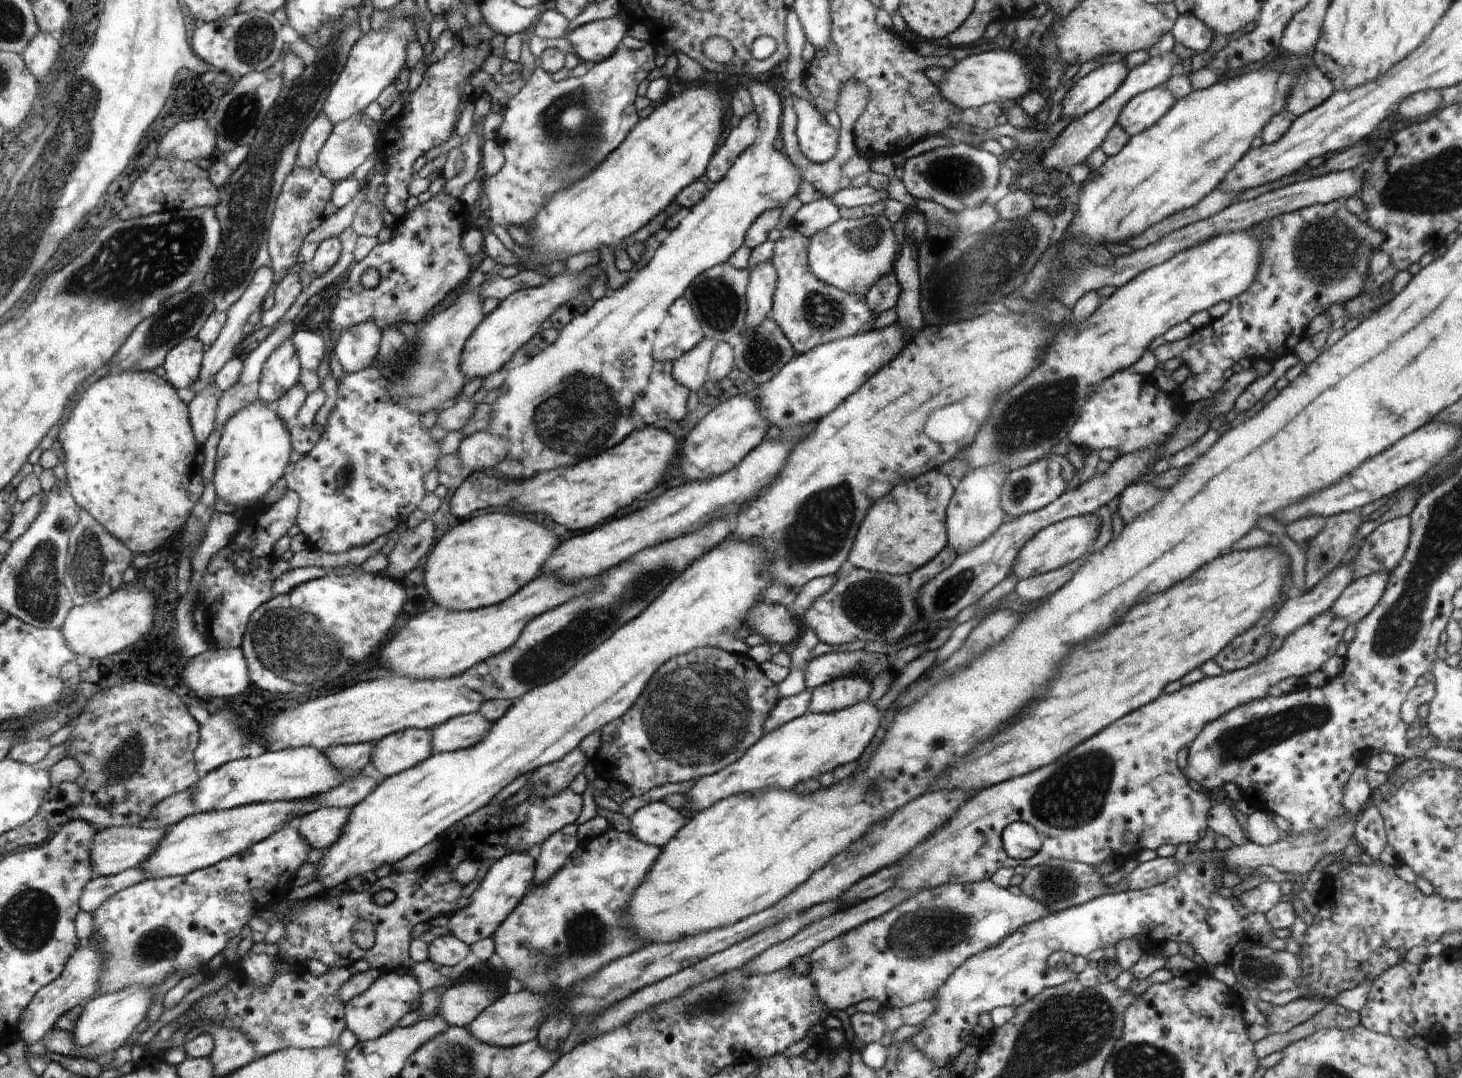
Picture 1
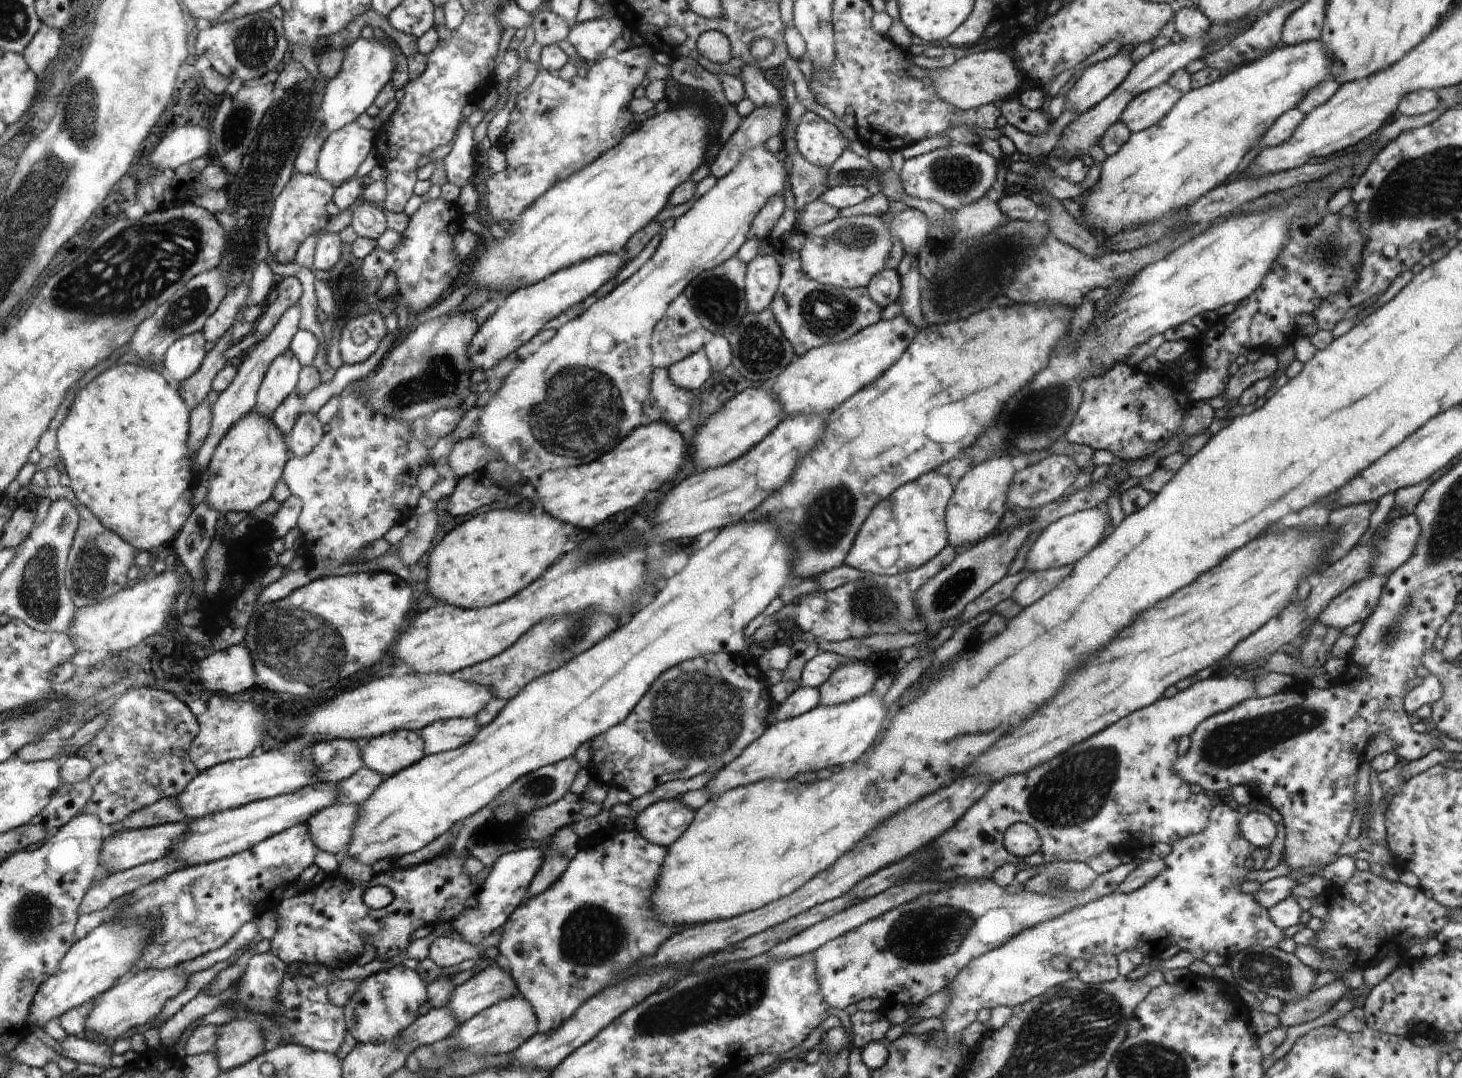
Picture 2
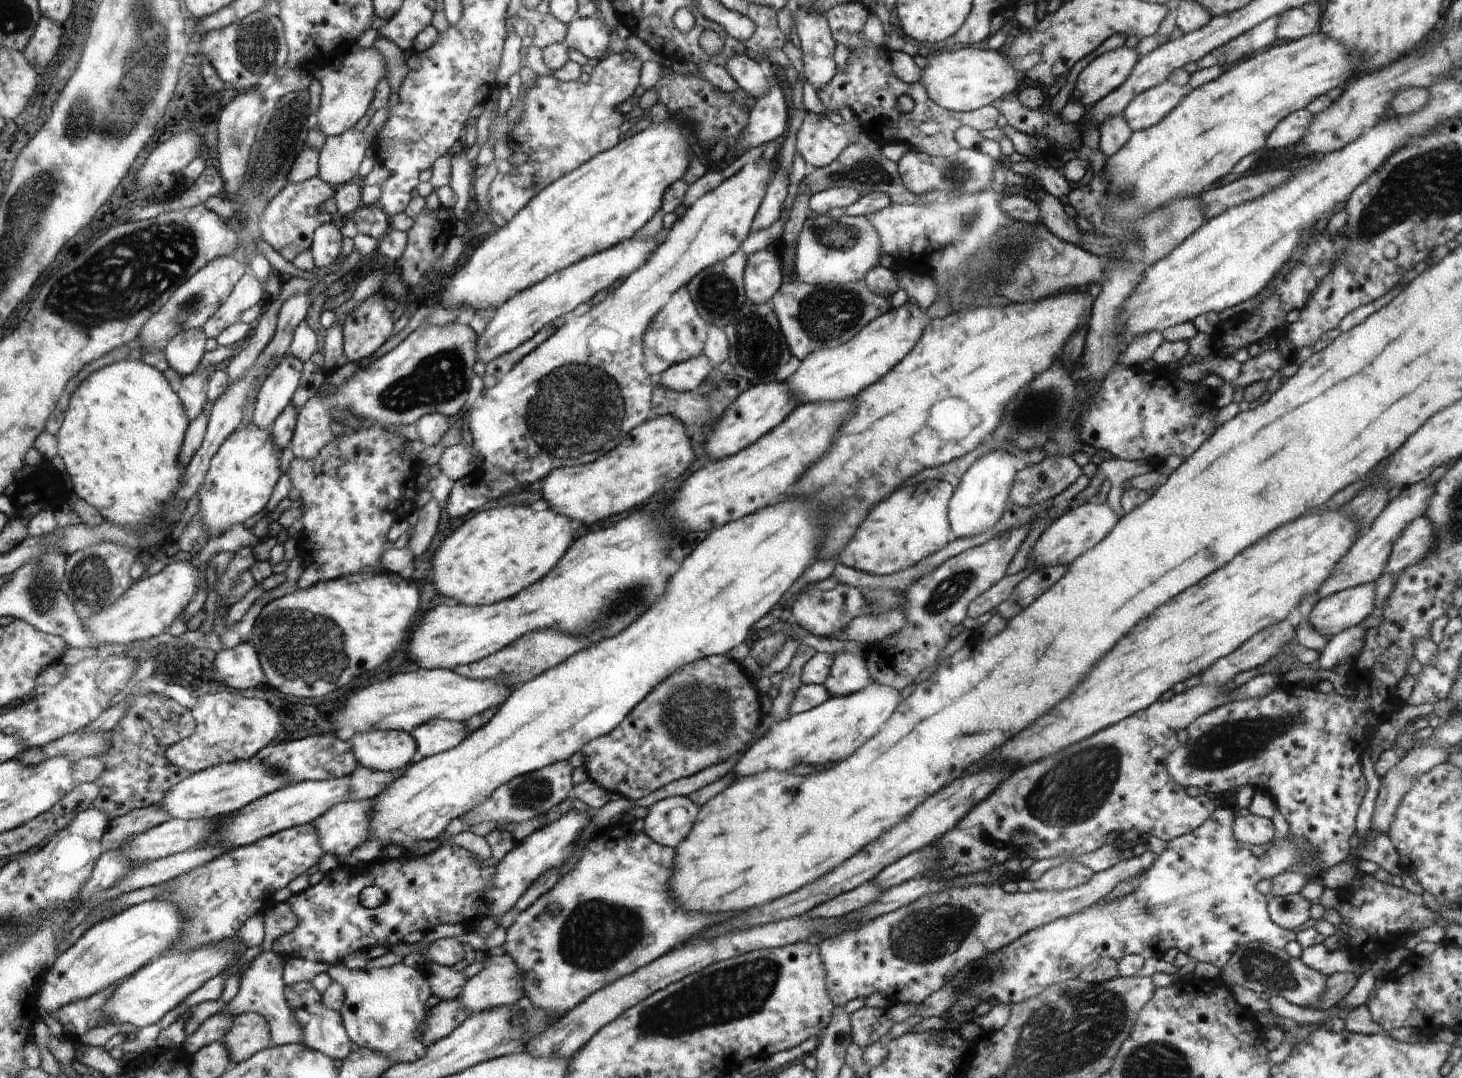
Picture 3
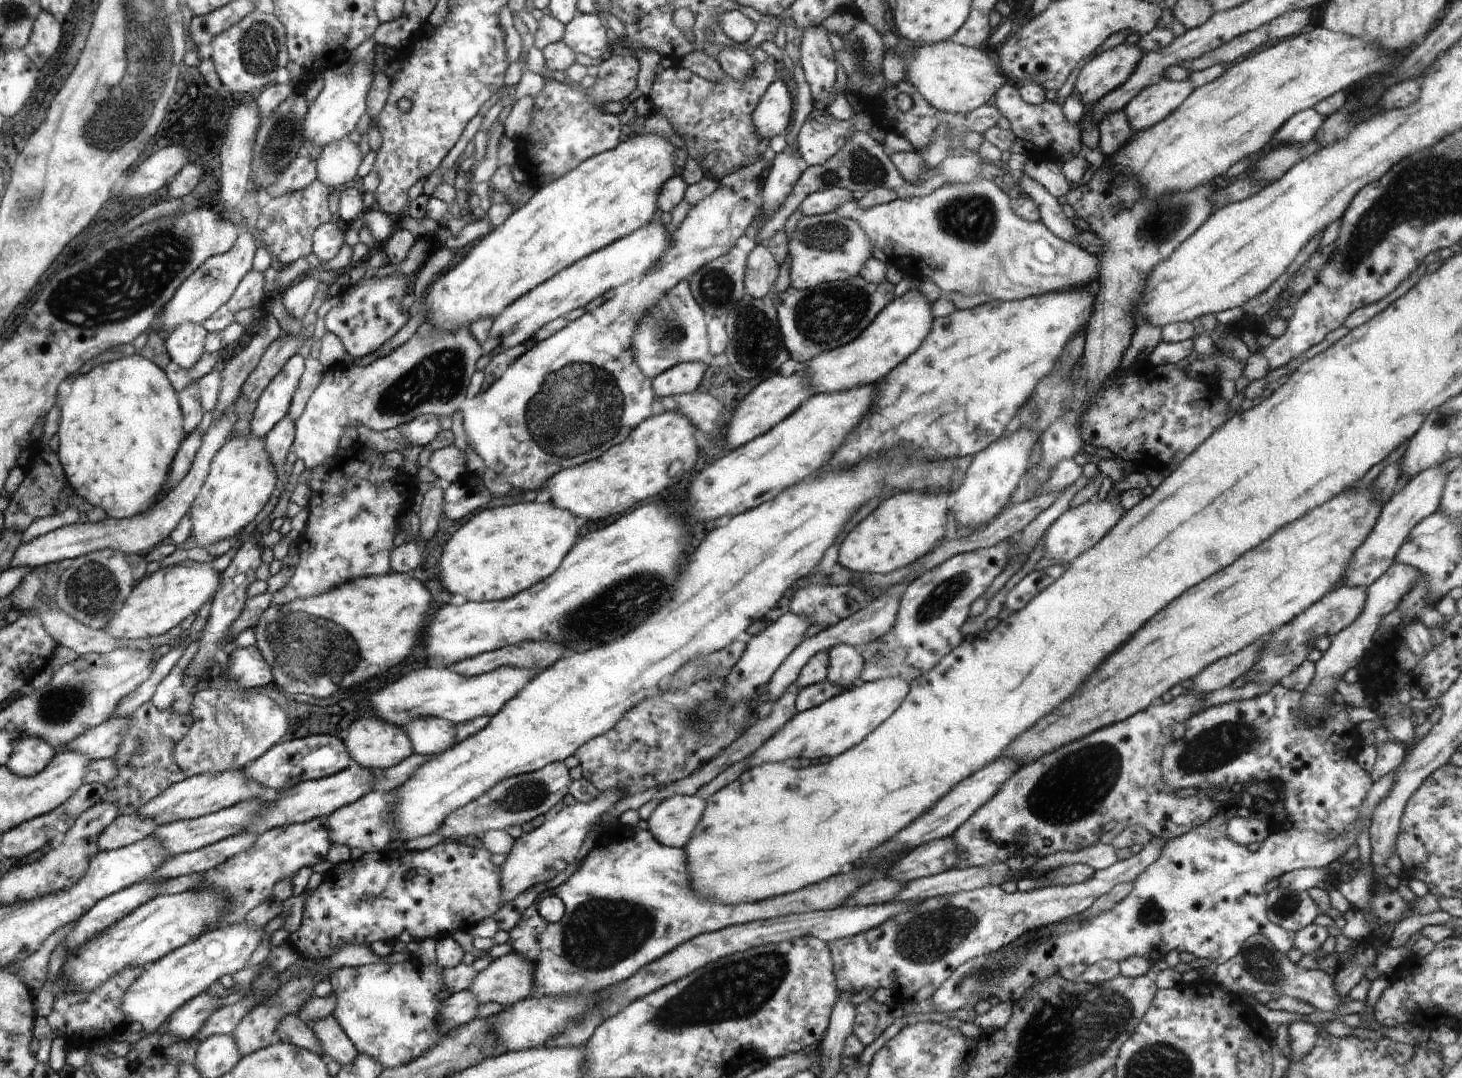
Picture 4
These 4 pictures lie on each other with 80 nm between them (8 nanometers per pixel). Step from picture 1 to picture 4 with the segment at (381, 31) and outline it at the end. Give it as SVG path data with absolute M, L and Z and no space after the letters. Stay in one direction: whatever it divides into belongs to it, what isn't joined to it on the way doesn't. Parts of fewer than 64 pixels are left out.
M355 58L355 64L348 74L336 74L333 69L324 72L322 75L324 86L315 101L310 103L303 122L306 140L313 140L325 147L328 143L348 137L354 126L358 124L358 120L362 118L362 114L366 112L366 101L372 90L374 75L366 68L364 60L359 58Z

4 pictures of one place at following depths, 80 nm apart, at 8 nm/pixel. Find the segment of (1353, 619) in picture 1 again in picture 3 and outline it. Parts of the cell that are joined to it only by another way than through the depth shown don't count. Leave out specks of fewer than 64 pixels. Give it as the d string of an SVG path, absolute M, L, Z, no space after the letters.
M1374 583L1342 590L1313 604L1309 623L1328 639L1367 619L1376 606Z

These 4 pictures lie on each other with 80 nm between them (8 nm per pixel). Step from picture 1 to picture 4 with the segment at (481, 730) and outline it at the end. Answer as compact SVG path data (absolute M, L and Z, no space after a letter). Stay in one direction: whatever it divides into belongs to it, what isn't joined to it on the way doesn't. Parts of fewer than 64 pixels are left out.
M440 717L416 719L405 727L413 743L413 752L434 757L456 743L456 725Z

